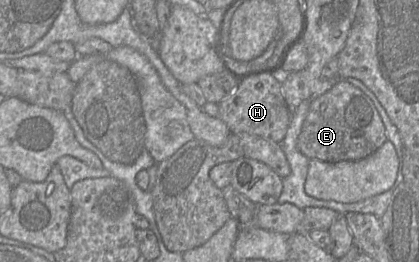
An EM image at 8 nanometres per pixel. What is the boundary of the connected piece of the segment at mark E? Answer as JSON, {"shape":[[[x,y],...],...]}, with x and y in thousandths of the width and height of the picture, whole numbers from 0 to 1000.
{"shape":[[[821,302],[752,378],[709,531],[714,576],[764,615],[850,615],[881,595],[924,538],[919,485],[888,382]]]}

